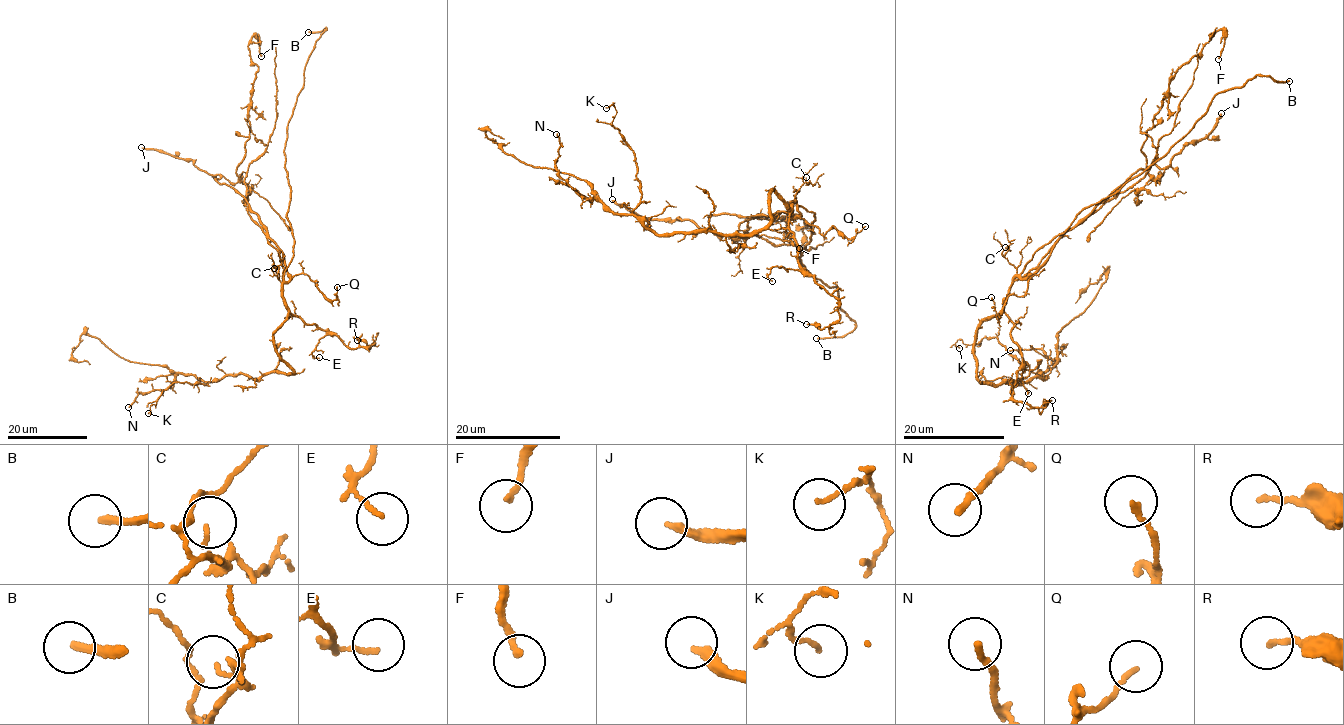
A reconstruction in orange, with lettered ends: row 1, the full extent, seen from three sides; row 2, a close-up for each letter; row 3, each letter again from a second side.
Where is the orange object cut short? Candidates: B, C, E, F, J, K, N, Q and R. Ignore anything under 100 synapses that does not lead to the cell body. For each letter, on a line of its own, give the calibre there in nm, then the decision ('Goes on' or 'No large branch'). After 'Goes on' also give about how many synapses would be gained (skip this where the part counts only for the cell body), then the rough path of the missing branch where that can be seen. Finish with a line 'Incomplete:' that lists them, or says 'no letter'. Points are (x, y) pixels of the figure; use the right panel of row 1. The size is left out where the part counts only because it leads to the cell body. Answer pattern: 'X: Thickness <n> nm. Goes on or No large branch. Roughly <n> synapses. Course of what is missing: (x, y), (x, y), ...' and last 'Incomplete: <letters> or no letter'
B: Thickness 220 nm. Goes on
C: Thickness 80 nm. No large branch
E: Thickness 120 nm. No large branch
F: Thickness 170 nm. No large branch
J: Thickness 240 nm. Goes on. Roughly 200 synapses
K: Thickness 100 nm. No large branch
N: Thickness 190 nm. No large branch
Q: Thickness 140 nm. No large branch
R: Thickness 130 nm. No large branch
Incomplete: B, J

